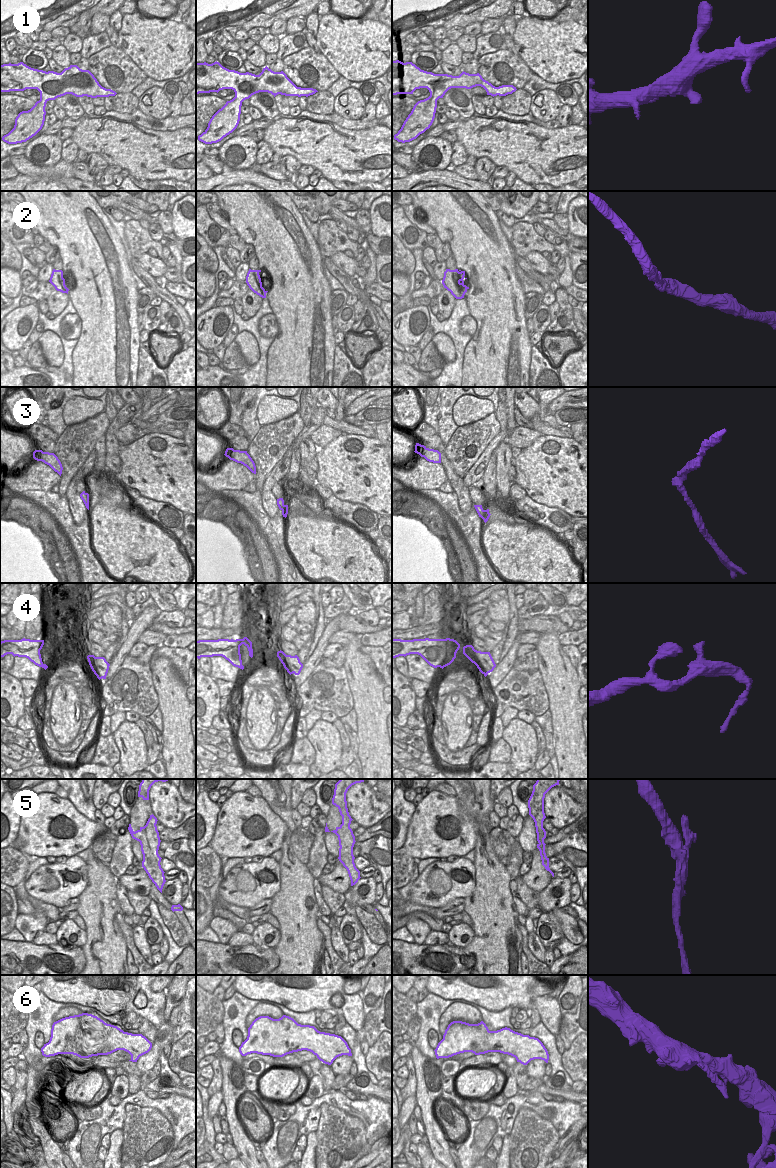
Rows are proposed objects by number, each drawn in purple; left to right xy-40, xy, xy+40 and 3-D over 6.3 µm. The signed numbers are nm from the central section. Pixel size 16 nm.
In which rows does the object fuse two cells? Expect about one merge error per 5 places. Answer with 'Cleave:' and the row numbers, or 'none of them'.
Cleave: none of them

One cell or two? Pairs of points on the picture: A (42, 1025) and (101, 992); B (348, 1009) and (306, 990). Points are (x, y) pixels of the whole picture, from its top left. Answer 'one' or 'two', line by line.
A: two
B: one

